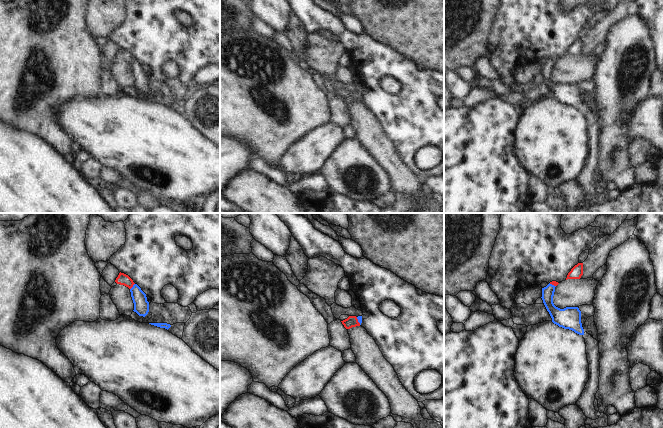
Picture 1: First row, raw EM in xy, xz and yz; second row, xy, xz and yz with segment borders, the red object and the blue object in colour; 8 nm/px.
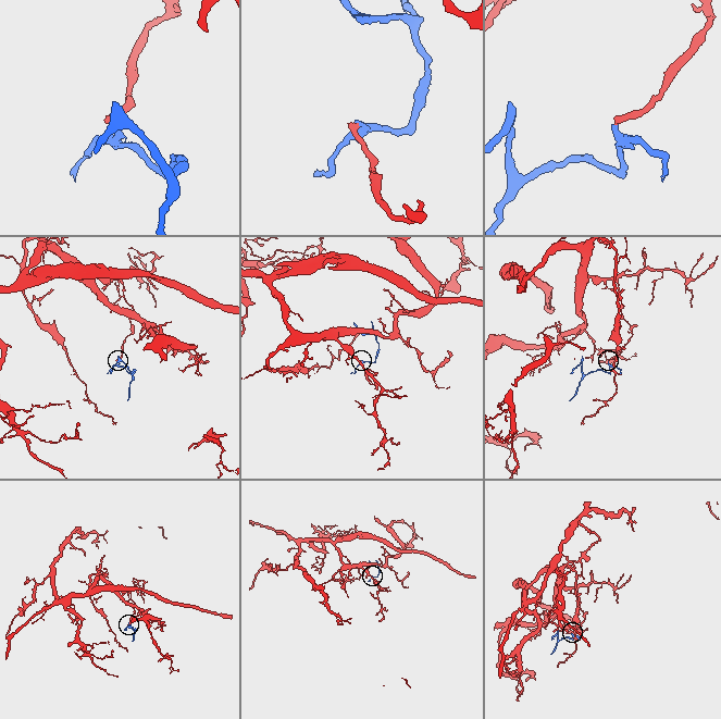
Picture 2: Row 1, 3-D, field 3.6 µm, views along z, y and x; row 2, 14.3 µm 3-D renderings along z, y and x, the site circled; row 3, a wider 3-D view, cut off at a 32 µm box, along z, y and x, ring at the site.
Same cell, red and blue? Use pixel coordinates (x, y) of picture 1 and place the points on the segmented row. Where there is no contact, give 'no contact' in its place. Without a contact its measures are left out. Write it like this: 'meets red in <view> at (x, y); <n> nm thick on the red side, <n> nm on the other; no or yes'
meets red in xy at (132, 286); 90 nm thick on the red side, 130 nm on the other; yes

